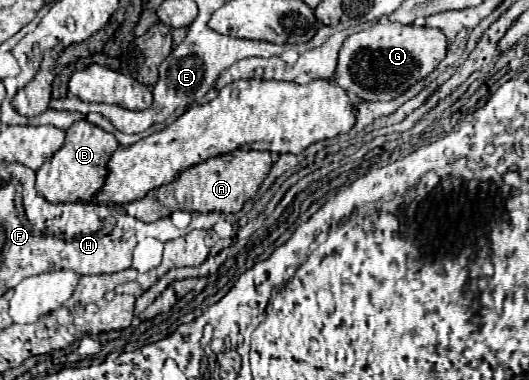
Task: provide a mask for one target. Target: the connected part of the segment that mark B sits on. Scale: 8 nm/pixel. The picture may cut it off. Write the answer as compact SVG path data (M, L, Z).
M78 121L66 131L64 147L54 153L36 173L36 189L50 203L74 203L74 201L92 201L92 197L104 187L108 177L108 161L112 153L120 147L116 137L94 123Z

